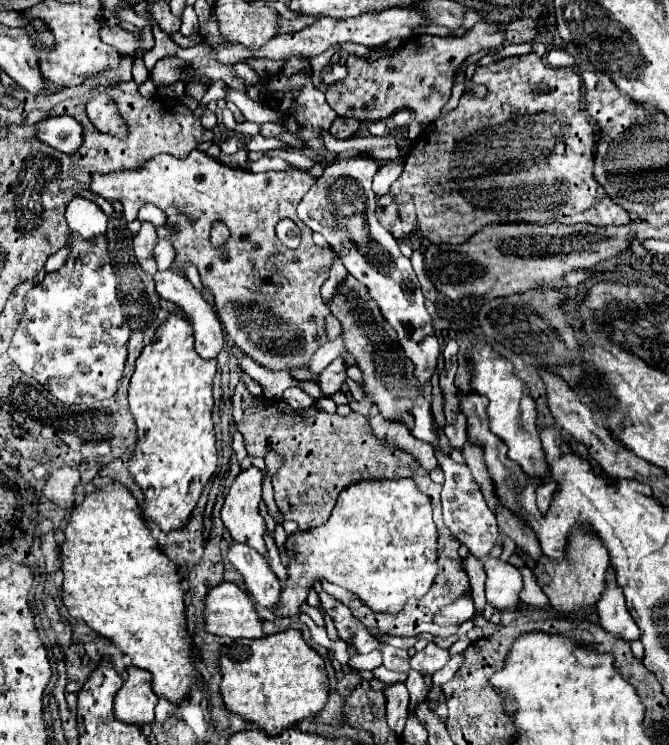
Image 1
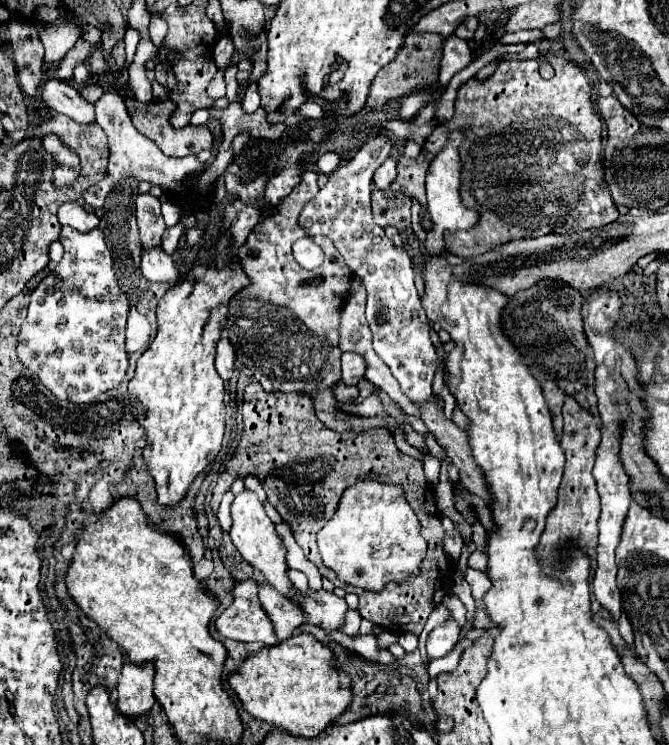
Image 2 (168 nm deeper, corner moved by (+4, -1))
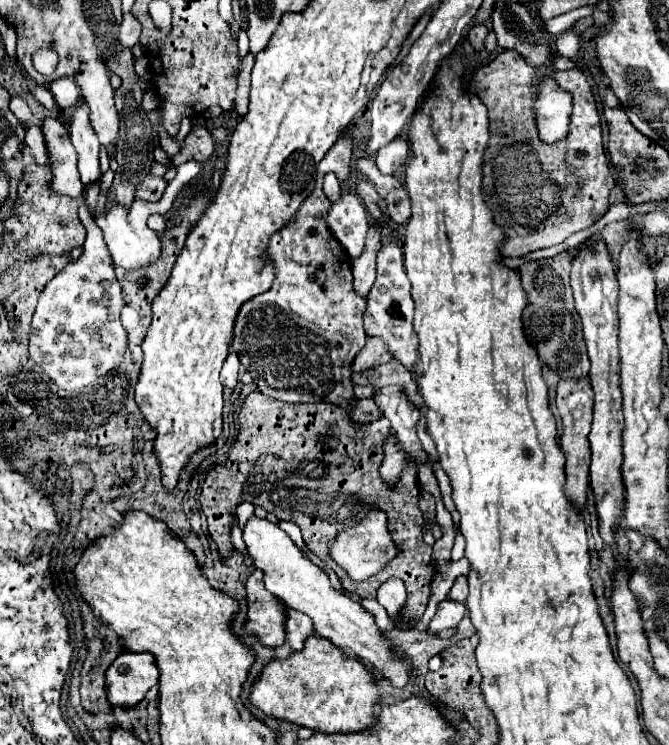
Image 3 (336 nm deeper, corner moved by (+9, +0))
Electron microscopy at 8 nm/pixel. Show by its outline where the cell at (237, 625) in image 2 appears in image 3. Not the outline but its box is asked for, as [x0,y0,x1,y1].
[245,570,287,648]

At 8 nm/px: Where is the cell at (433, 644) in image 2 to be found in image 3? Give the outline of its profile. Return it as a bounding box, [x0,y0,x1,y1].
[429,600,467,634]

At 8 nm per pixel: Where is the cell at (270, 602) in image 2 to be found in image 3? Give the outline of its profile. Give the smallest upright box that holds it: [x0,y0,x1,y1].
[287,610,315,650]

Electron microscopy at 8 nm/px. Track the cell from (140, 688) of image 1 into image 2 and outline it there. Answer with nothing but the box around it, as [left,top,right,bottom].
[118,663,156,719]

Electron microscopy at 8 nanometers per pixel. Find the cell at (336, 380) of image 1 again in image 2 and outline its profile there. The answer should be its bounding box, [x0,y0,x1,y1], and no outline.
[342,353,366,385]

